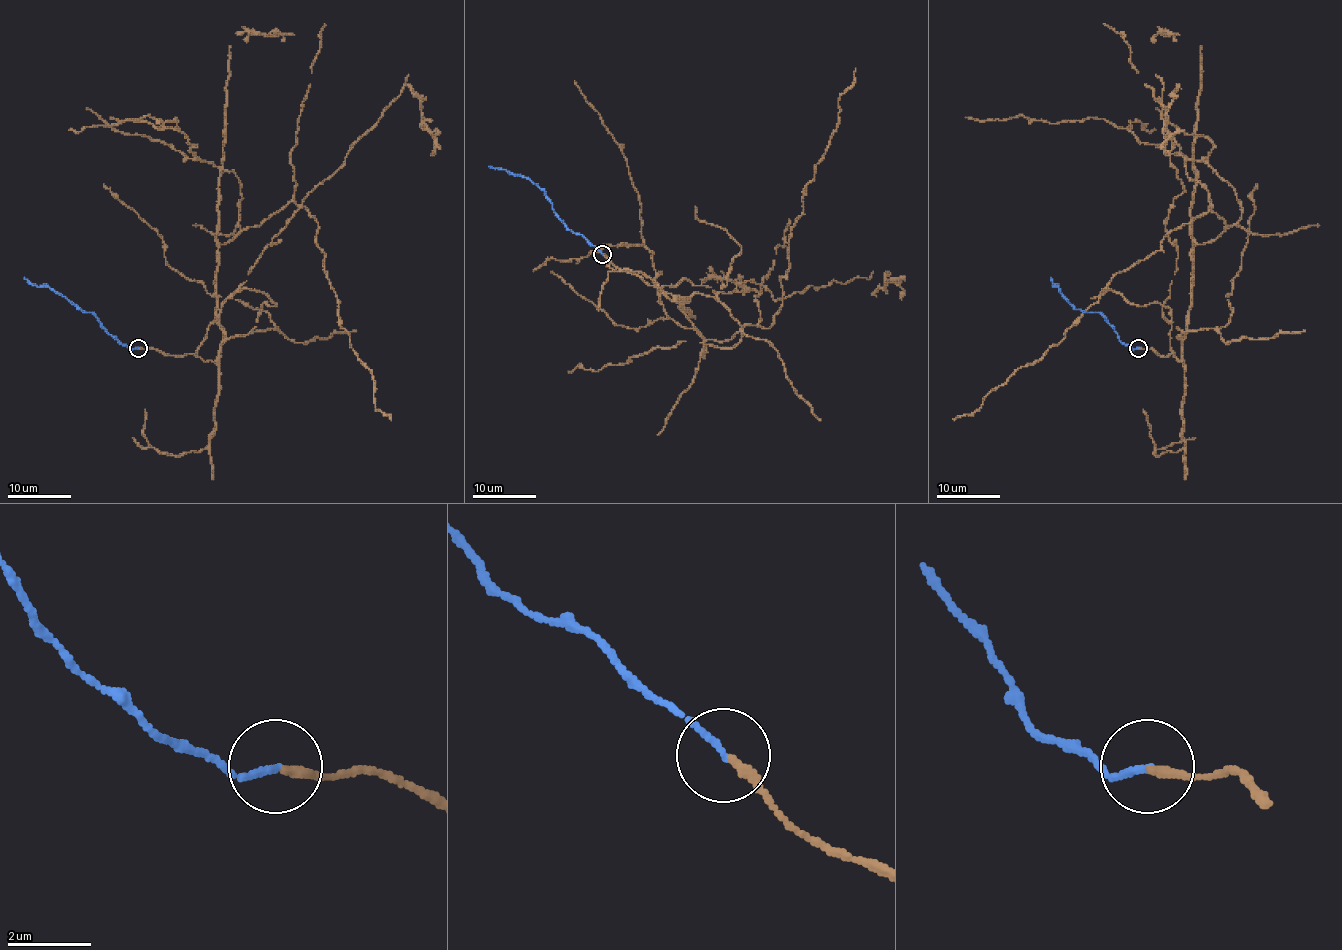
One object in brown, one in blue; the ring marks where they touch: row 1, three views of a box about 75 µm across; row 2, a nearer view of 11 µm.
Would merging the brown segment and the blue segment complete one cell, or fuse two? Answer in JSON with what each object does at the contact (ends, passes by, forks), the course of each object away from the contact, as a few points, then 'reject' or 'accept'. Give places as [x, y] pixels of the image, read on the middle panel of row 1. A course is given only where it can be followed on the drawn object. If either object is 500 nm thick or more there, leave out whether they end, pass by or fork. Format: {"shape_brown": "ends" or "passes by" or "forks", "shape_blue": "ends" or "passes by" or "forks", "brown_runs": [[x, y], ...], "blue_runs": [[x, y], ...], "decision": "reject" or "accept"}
{"shape_brown": "ends", "shape_blue": "ends", "brown_runs": [[603, 253], [684, 296], [682, 311], [706, 339], [766, 328], [782, 303], [803, 188], [855, 68]], "blue_runs": [[603, 253], [570, 230], [555, 214], [549, 198], [535, 184], [512, 173], [489, 166]], "decision": "accept"}

